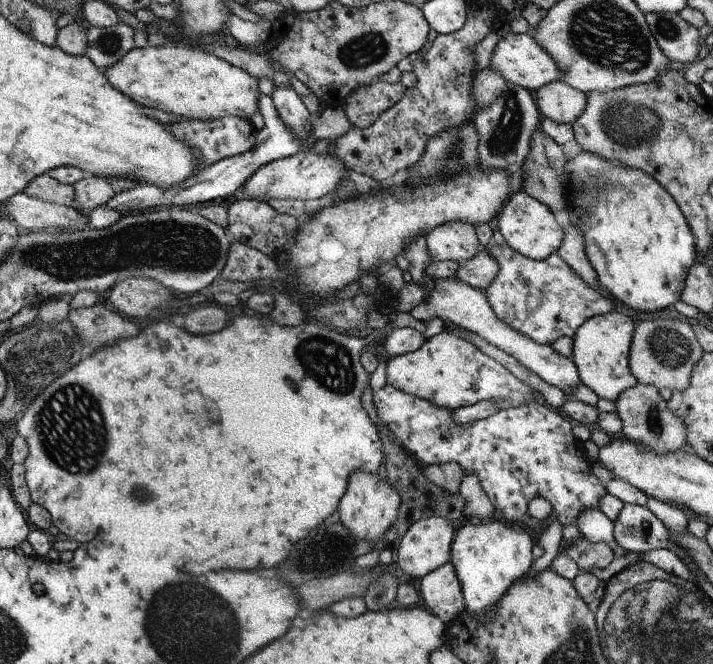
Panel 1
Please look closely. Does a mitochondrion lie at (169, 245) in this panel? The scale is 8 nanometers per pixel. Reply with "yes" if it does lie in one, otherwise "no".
yes

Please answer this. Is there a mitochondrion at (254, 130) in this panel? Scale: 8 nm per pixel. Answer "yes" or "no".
no

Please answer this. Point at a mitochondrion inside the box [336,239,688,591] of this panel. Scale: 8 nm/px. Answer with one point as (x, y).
(654, 422)

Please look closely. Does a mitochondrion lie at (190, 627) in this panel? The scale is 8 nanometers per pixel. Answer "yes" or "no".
yes

